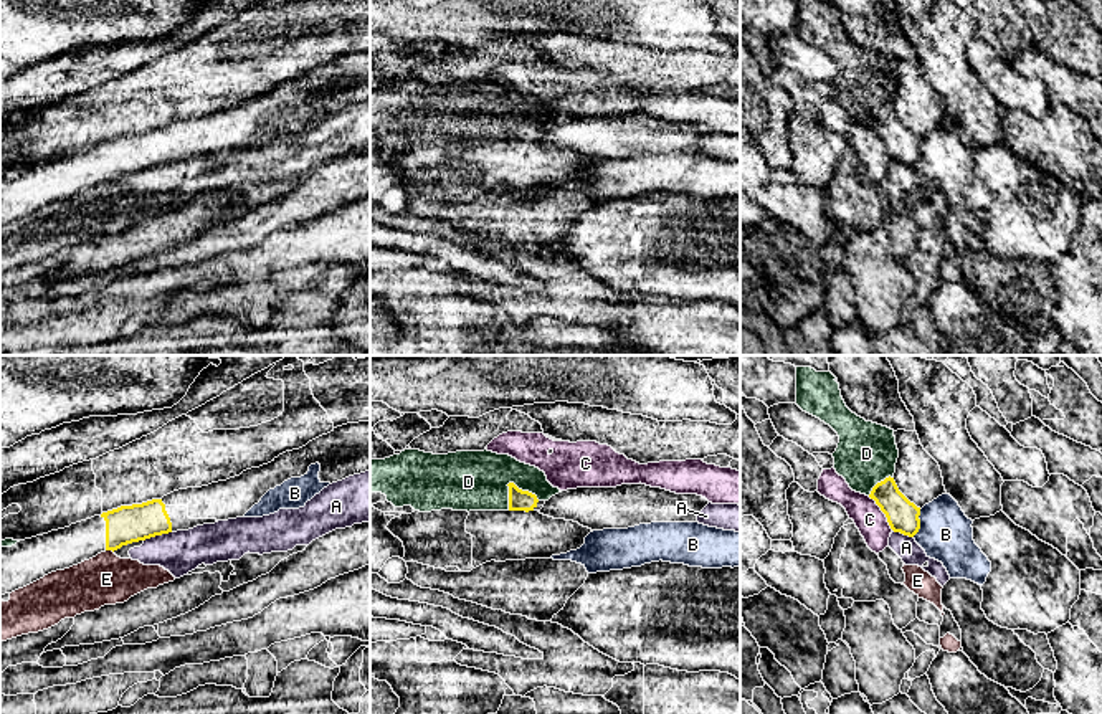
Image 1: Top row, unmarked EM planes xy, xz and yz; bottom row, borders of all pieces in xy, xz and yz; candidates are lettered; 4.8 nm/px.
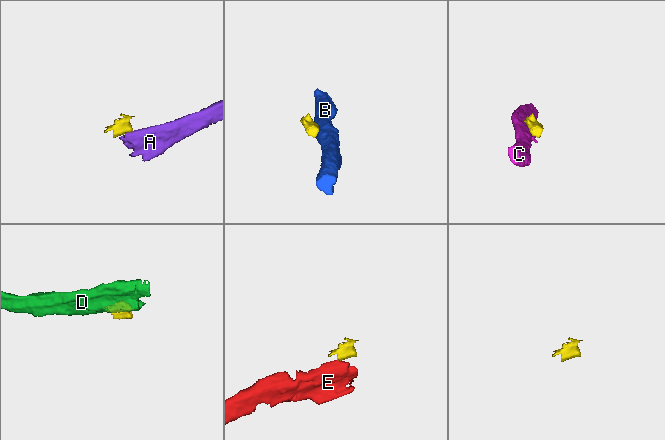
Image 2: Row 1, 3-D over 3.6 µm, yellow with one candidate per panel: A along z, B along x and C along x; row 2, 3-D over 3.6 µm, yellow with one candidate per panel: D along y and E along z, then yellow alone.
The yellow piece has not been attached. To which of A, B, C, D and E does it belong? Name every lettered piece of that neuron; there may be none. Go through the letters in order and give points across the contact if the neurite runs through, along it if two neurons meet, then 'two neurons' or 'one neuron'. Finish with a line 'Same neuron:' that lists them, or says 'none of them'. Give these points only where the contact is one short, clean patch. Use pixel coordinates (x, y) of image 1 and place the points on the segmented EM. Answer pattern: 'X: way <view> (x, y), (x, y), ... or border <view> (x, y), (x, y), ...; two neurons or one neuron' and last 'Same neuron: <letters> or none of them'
A: border xy (170, 531), (144, 541); two neurons
B: border yz (921, 509), (919, 529), (912, 536); two neurons
C: border yz (868, 496), (892, 529); two neurons
D: two neurons
E: border xy (106, 549), (113, 552); two neurons
Same neuron: none of them

